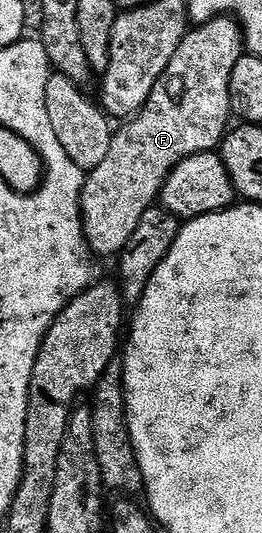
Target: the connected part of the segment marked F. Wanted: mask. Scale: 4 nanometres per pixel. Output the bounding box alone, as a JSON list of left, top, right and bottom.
[81,16,244,257]

